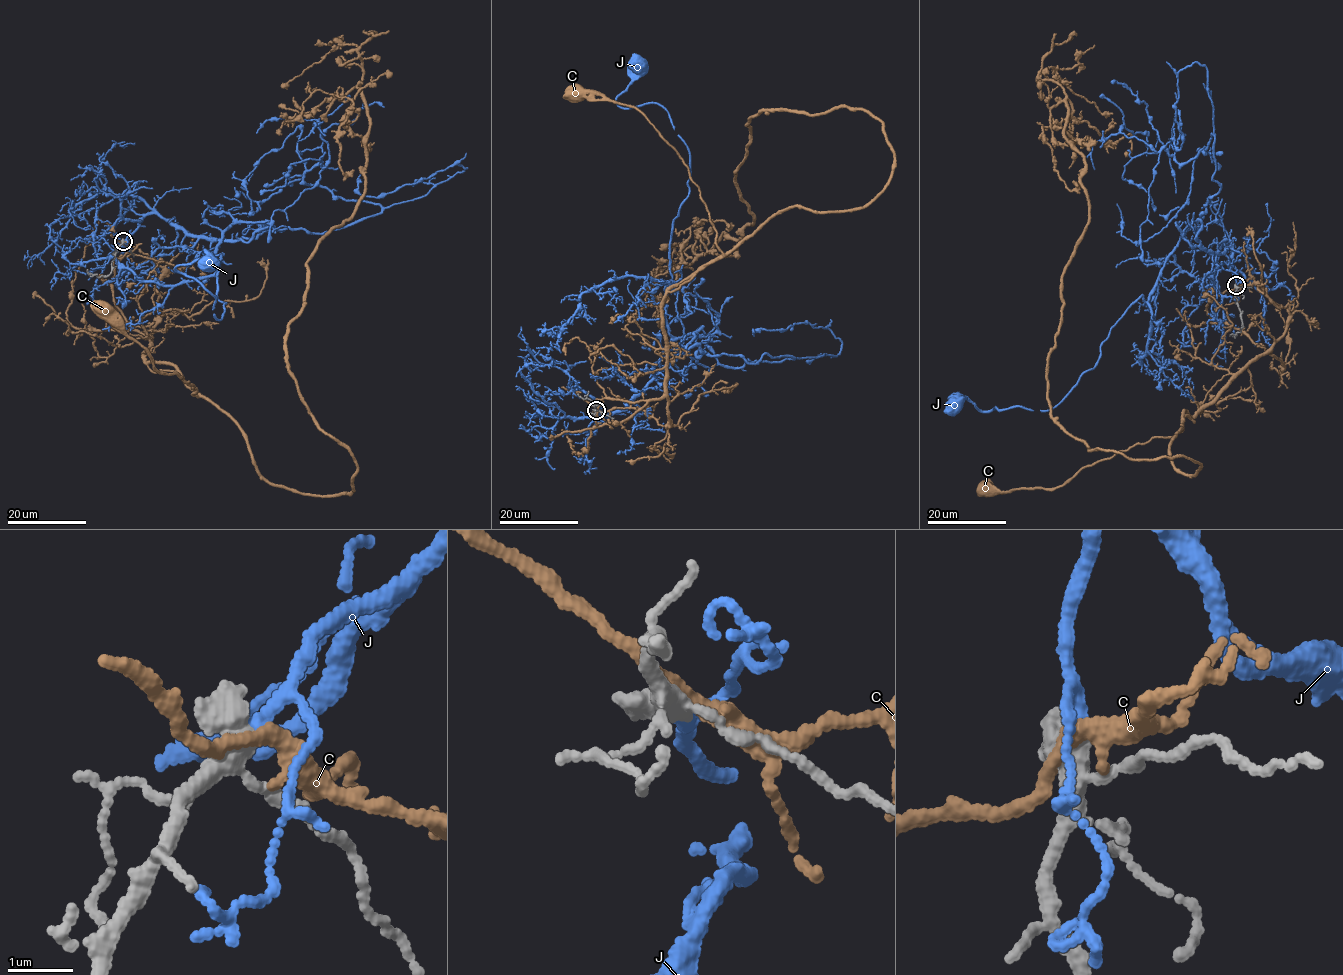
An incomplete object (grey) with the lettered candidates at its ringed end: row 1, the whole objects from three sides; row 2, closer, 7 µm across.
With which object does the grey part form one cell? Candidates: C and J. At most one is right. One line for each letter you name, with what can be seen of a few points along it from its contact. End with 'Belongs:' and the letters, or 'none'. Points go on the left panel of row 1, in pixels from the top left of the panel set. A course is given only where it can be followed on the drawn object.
J: Its course: (123, 242), (154, 214), (246, 242), (270, 222), (224, 231), (218, 320), (216, 299), (175, 268), (208, 263)
Belongs: J

